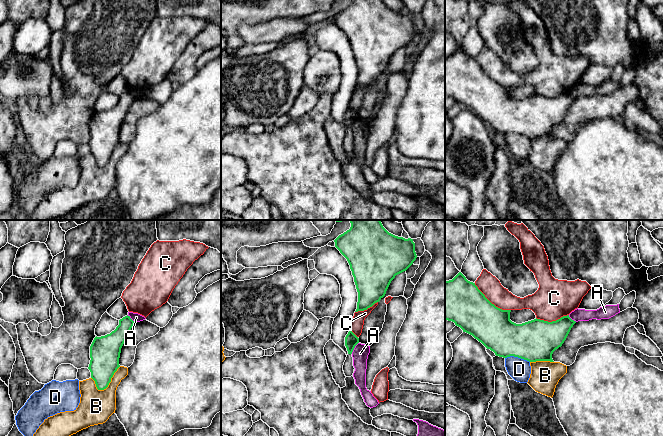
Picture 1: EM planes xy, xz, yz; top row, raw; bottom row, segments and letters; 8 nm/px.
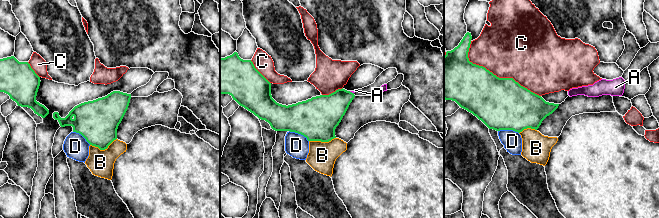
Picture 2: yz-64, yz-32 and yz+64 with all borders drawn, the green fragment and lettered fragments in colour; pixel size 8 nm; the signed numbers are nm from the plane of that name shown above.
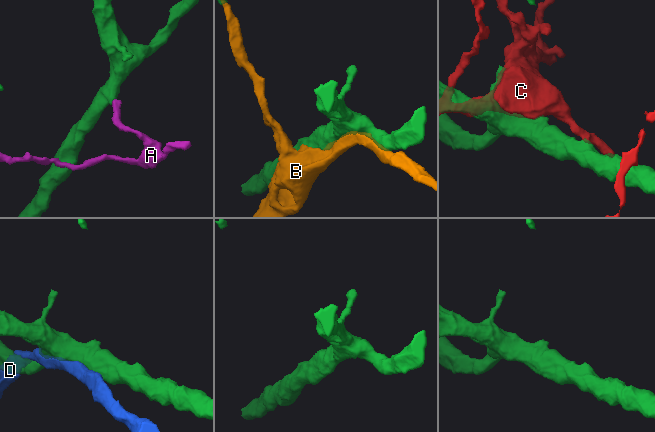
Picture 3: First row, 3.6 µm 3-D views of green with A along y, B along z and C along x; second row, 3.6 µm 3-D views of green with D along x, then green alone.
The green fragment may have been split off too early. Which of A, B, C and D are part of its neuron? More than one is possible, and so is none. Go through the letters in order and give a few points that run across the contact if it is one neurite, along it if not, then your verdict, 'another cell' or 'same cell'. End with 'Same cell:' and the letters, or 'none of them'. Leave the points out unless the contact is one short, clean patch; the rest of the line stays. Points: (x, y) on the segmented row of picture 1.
A: xz (358, 342), (351, 353) | another cell
B: another cell
C: another cell
D: another cell
Same cell: none of them

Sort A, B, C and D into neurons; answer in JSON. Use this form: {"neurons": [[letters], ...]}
{"neurons": [["A"], ["B"], ["C"], ["D"]]}

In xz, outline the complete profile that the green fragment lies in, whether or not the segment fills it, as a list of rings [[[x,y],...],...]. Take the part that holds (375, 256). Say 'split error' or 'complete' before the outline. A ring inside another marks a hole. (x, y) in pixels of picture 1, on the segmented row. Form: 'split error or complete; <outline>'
complete; [[[336,220],[336,222],[349,221],[349,230],[339,235],[335,240],[335,247],[347,259],[358,292],[357,309],[355,312],[364,311],[379,302],[396,275],[406,271],[416,260],[415,243],[413,239],[405,239],[389,233],[380,220]]]

